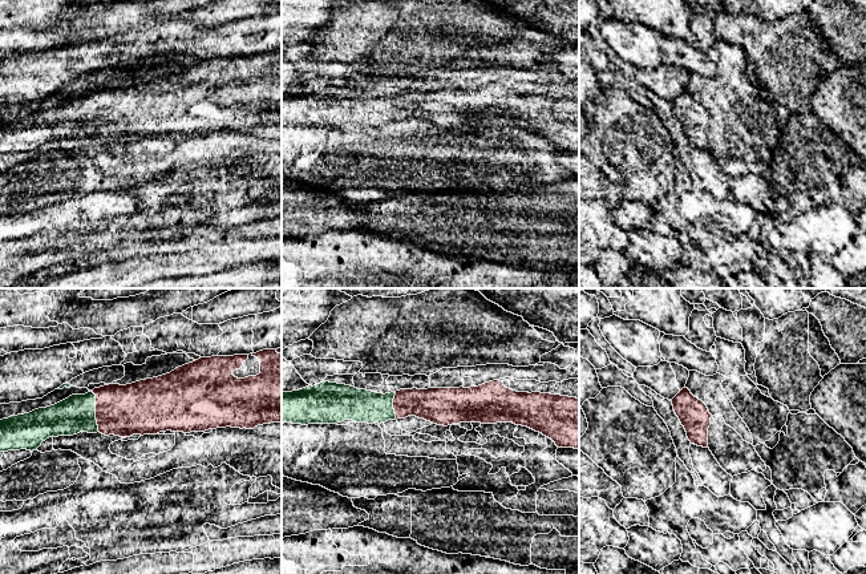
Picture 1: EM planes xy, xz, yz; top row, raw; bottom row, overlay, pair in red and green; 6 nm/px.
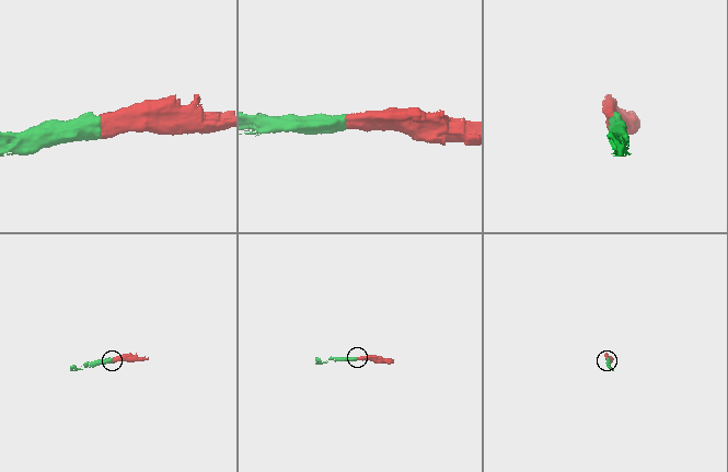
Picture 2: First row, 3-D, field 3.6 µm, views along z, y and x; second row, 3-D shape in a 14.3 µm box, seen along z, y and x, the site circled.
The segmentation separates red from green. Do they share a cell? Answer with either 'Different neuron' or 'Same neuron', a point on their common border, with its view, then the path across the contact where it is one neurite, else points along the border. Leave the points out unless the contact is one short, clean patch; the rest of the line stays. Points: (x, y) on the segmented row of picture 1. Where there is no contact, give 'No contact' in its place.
Same neuron. Touches red at xy (96, 411)

